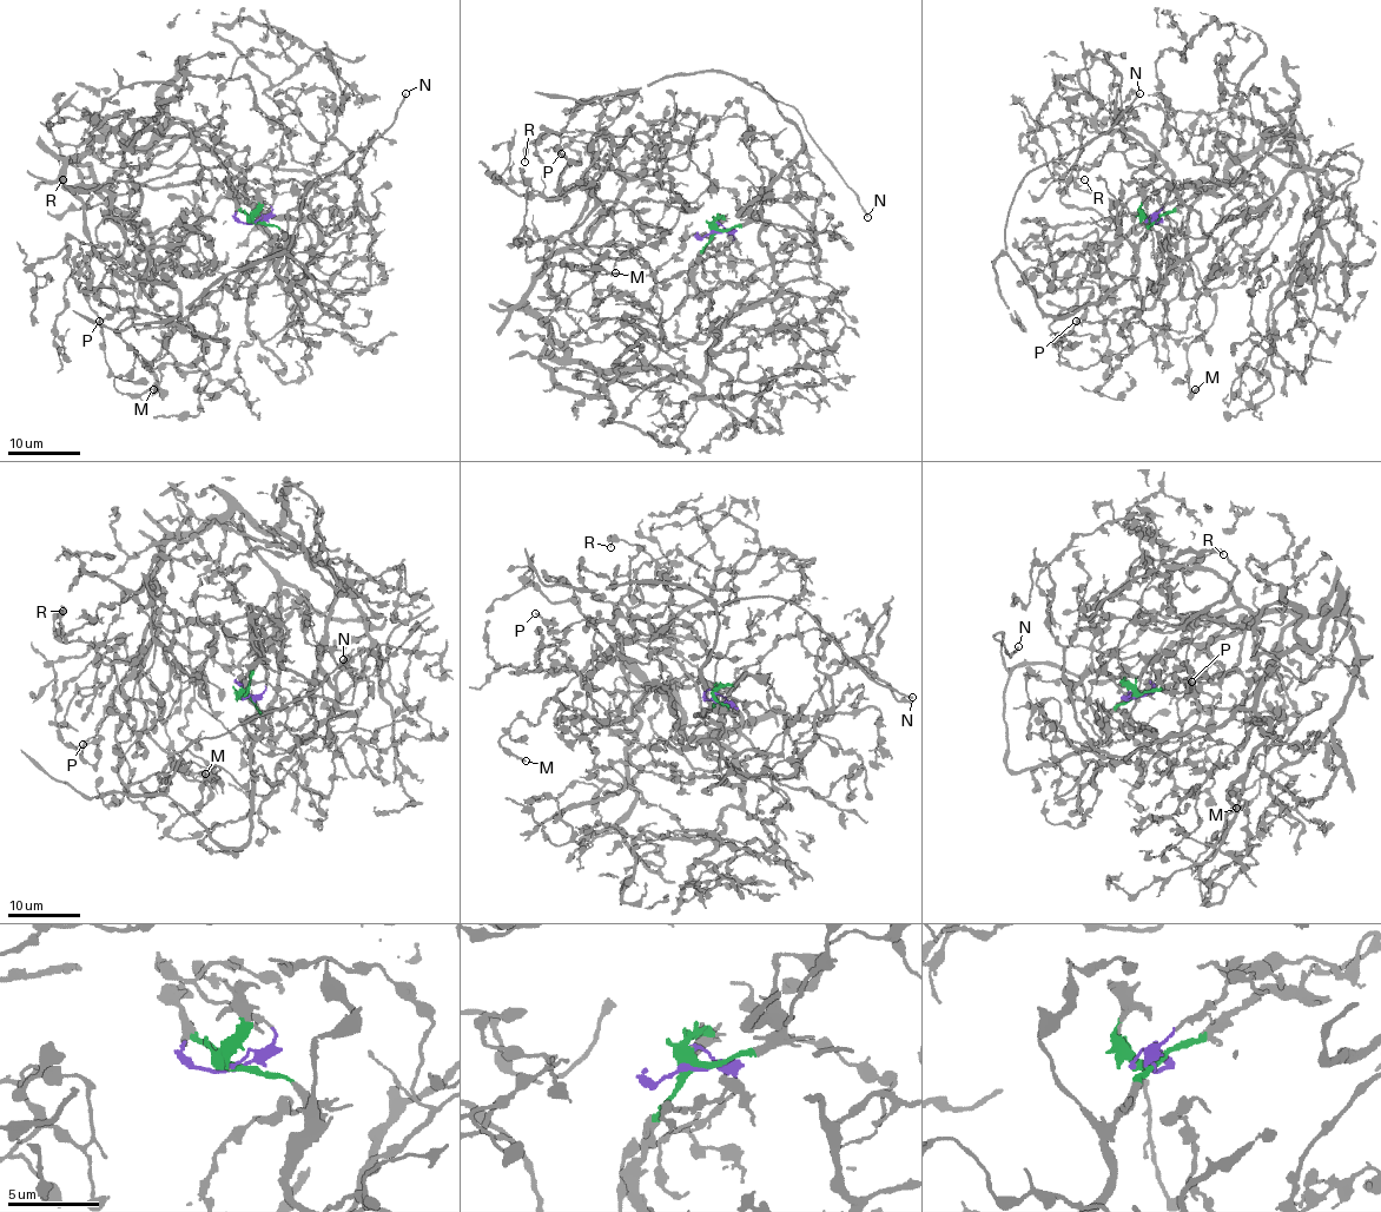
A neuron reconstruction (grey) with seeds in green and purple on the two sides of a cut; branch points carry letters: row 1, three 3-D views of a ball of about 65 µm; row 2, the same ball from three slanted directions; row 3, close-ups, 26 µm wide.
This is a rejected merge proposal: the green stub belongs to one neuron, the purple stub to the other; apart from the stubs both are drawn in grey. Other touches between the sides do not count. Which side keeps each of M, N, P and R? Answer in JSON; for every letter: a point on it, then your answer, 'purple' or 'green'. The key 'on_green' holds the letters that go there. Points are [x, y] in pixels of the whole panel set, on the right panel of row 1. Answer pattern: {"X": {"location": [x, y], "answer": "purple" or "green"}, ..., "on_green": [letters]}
{"M": {"location": [1195, 389], "answer": "purple"}, "N": {"location": [1140, 93], "answer": "green"}, "P": {"location": [1076, 321], "answer": "purple"}, "R": {"location": [1084, 179], "answer": "purple"}, "on_green": ["N"]}

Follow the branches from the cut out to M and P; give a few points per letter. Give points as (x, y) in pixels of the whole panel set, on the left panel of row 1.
M: (253, 223), (271, 209), (204, 169), (199, 183), (74, 192), (108, 373), (123, 393), (153, 389)
P: (253, 223), (271, 209), (203, 169), (133, 185), (113, 197), (125, 246), (99, 321)

